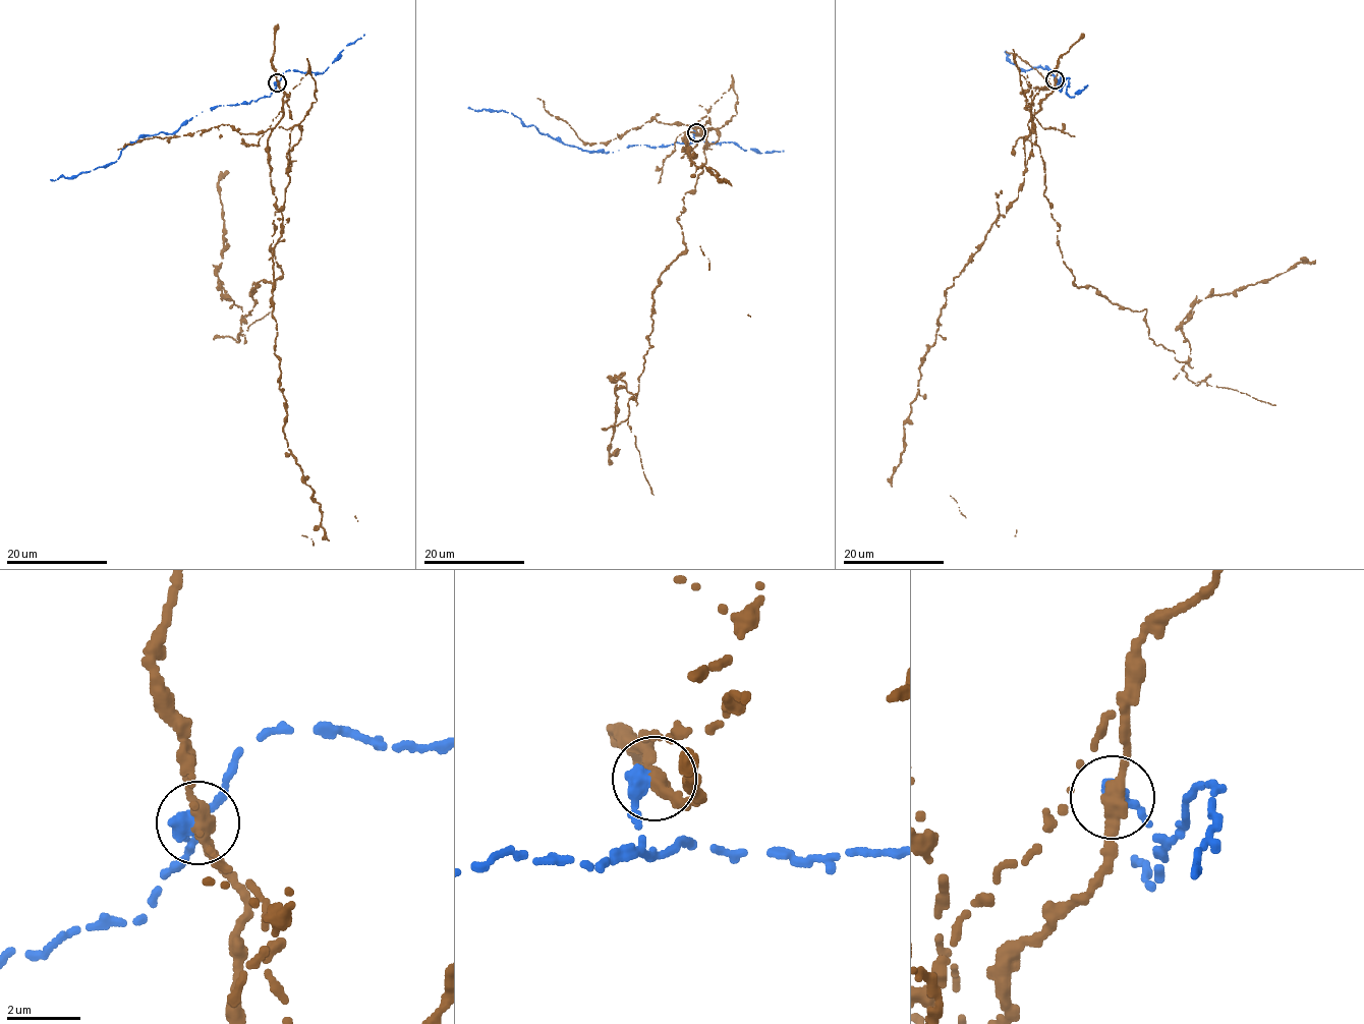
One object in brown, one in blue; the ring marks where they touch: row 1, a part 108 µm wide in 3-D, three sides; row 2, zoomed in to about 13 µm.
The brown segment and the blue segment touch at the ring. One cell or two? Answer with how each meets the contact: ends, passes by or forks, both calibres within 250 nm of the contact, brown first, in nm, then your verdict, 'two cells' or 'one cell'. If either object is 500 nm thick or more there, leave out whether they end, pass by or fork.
brown passes by; blue ends; calibres 360 and 480 nm; two cells

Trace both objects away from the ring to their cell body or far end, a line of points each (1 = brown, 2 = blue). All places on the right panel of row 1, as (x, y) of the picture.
1: (1055, 79), (1030, 120), (1063, 262), (1074, 285), (1146, 310), (1148, 338), (1177, 360), (1196, 302), (1315, 260)
2: (1055, 79), (1060, 91), (1064, 78), (1057, 82), (1037, 66), (1024, 71), (1006, 51)

